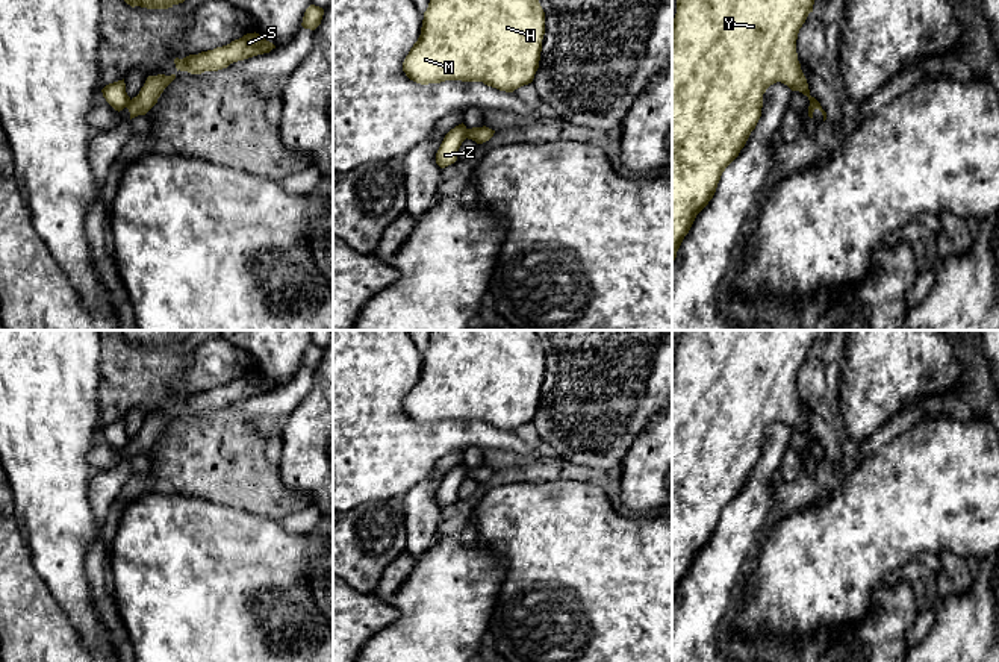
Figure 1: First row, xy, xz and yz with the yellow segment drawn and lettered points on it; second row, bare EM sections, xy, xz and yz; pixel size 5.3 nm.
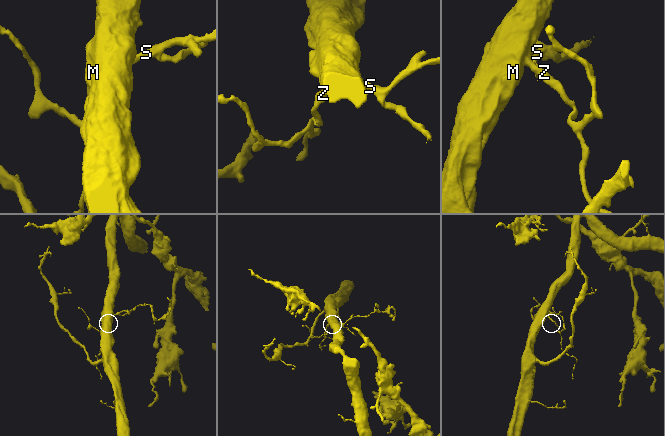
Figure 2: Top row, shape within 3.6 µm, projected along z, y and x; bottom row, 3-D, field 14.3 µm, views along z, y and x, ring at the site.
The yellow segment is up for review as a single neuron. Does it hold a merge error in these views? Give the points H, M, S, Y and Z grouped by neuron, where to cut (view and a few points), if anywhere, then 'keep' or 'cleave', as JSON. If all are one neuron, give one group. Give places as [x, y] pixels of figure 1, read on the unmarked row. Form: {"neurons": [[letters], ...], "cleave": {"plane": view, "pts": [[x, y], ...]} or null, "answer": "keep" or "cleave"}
{"neurons": [["H", "M", "Y", "Z"], ["S"]], "cleave": {"plane": "xz", "pts": [[468, 468], [465, 476]]}, "answer": "cleave"}

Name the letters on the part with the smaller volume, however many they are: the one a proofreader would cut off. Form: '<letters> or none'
S

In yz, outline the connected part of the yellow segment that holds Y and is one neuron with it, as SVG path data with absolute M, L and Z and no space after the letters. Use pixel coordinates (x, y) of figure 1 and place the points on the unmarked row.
M684 330L683 335L677 338L677 353L672 361L672 601L696 554L713 538L722 512L739 495L751 471L755 468L761 456L763 433L766 429L781 421L792 430L799 430L807 435L810 442L817 441L810 435L808 423L796 392L799 368L805 362L808 353L813 351L817 335L819 330Z

